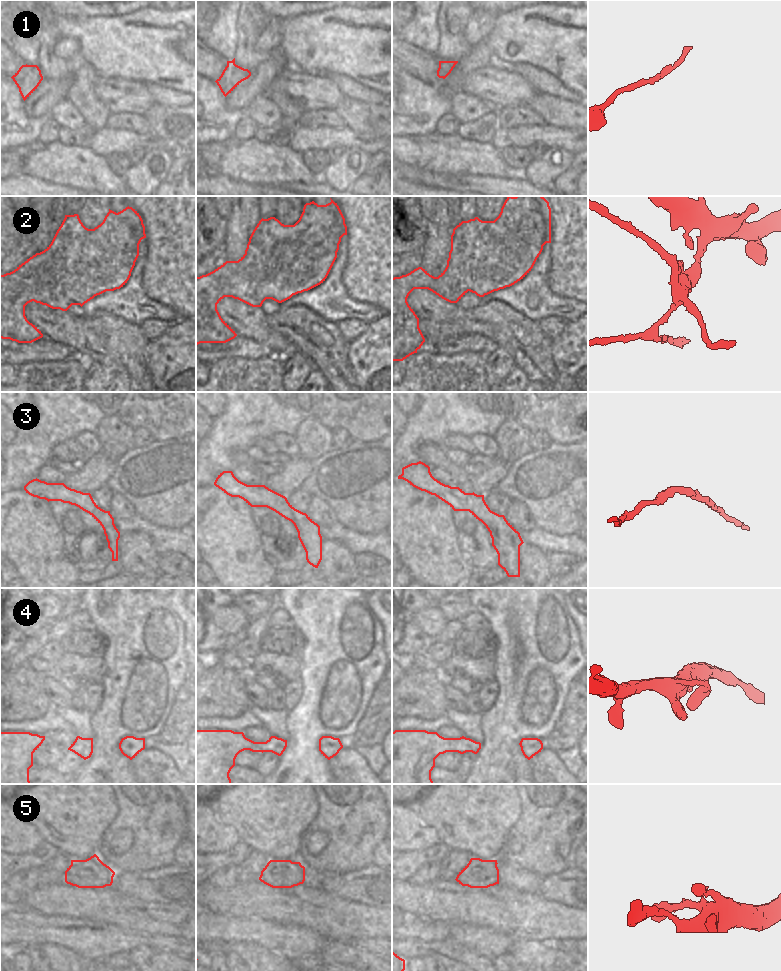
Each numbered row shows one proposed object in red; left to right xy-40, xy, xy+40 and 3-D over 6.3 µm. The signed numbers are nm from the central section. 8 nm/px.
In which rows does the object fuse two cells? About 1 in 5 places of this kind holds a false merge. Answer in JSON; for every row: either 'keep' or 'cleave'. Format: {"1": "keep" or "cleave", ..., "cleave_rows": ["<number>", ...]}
{"1": "keep", "2": "cleave", "3": "keep", "4": "keep", "5": "keep", "cleave_rows": ["2"]}

